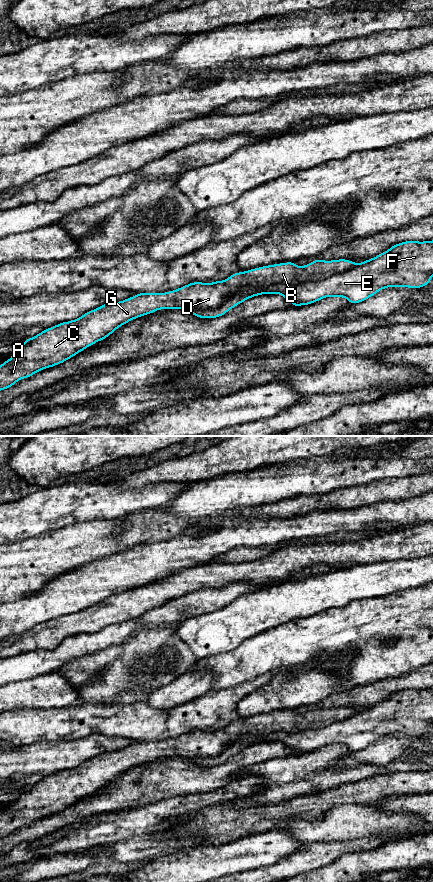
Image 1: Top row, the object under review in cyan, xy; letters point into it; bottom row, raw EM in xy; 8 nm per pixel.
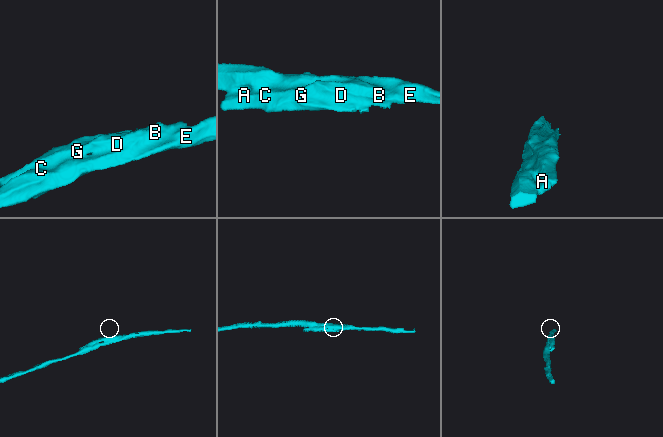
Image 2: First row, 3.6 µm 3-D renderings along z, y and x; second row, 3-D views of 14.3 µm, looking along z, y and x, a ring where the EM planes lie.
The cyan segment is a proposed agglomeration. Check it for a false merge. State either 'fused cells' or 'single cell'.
fused cells

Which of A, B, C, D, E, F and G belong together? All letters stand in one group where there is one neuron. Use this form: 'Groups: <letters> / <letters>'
Groups: A B C D G / E F

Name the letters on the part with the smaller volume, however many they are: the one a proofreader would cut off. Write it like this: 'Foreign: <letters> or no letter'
Foreign: A, B, C, D, G

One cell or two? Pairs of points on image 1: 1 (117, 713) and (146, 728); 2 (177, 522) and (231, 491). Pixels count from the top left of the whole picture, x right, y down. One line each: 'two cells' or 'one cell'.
1: one cell
2: two cells

